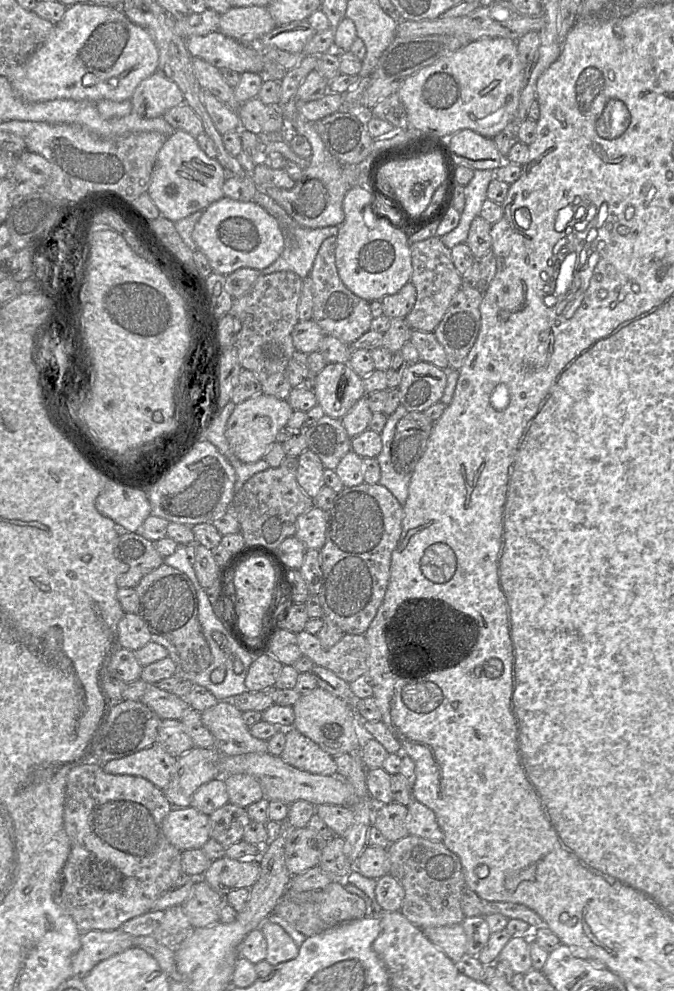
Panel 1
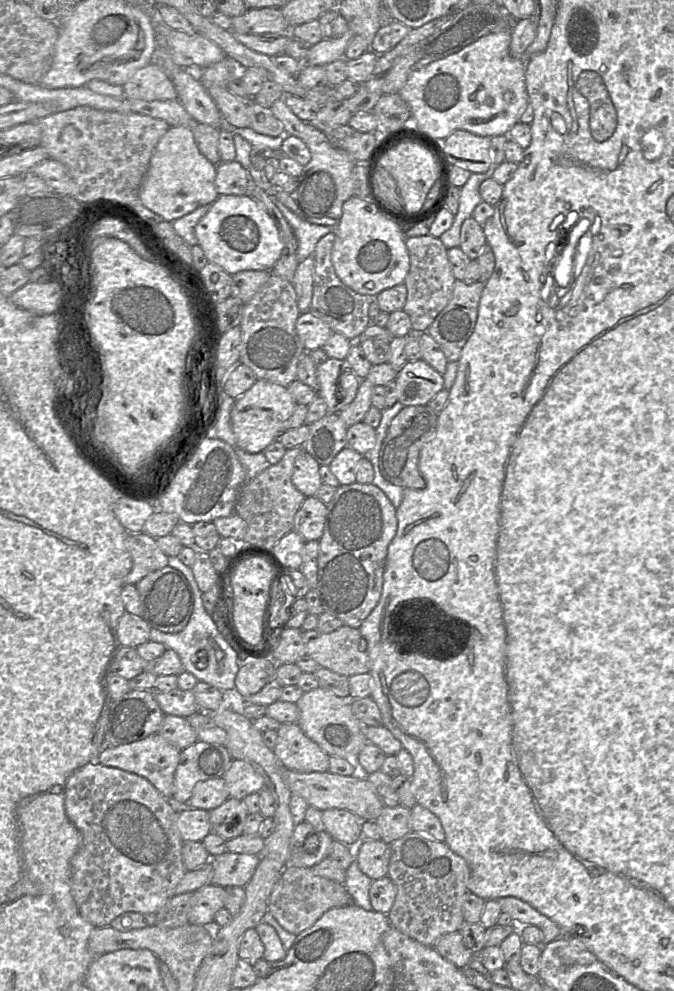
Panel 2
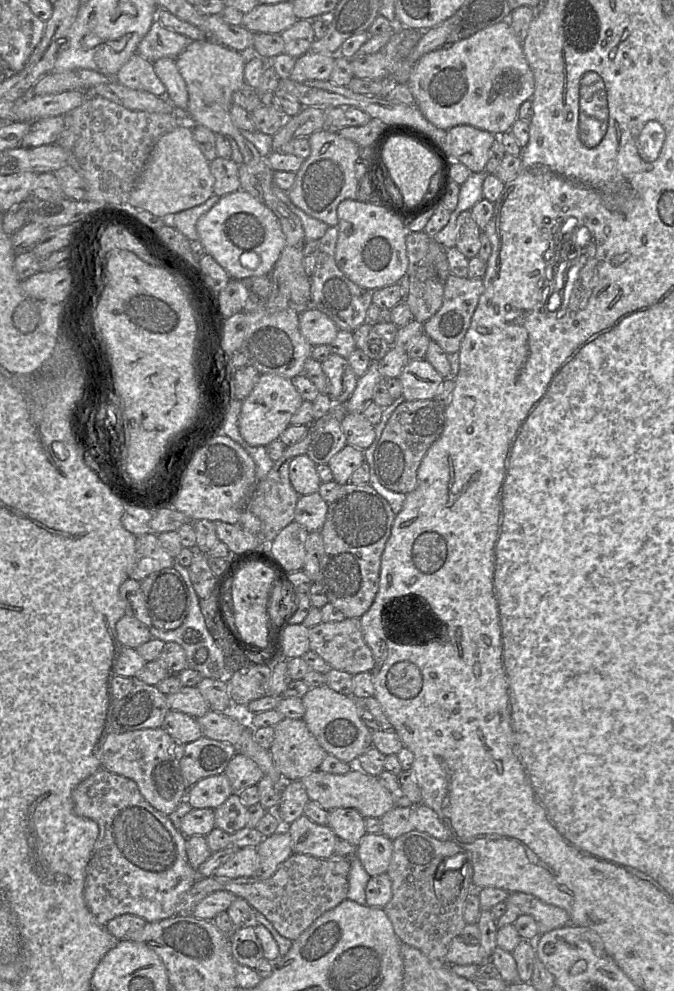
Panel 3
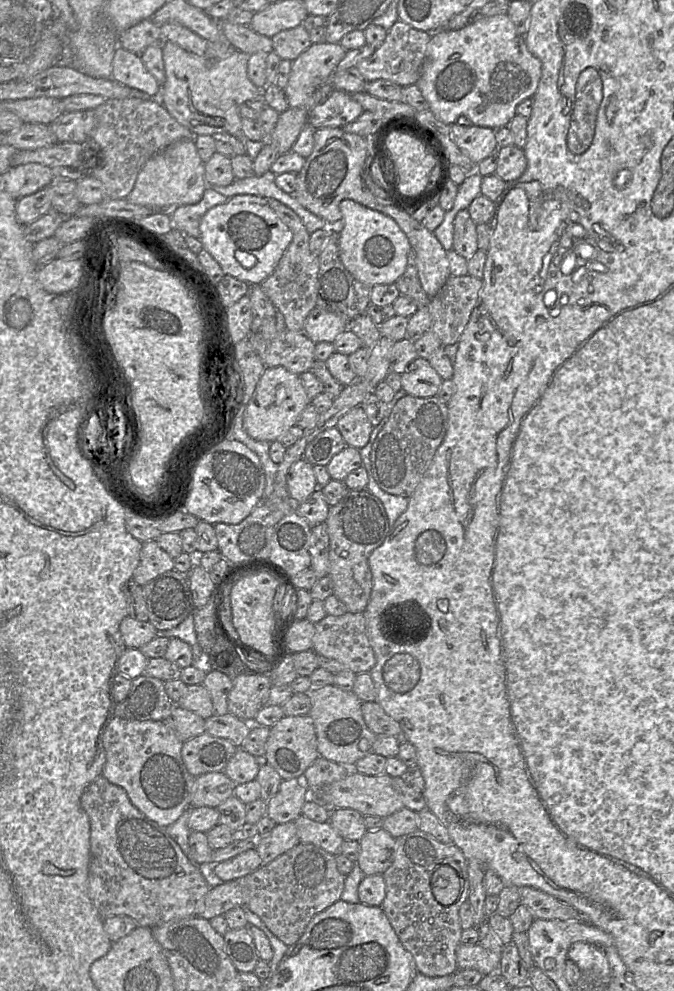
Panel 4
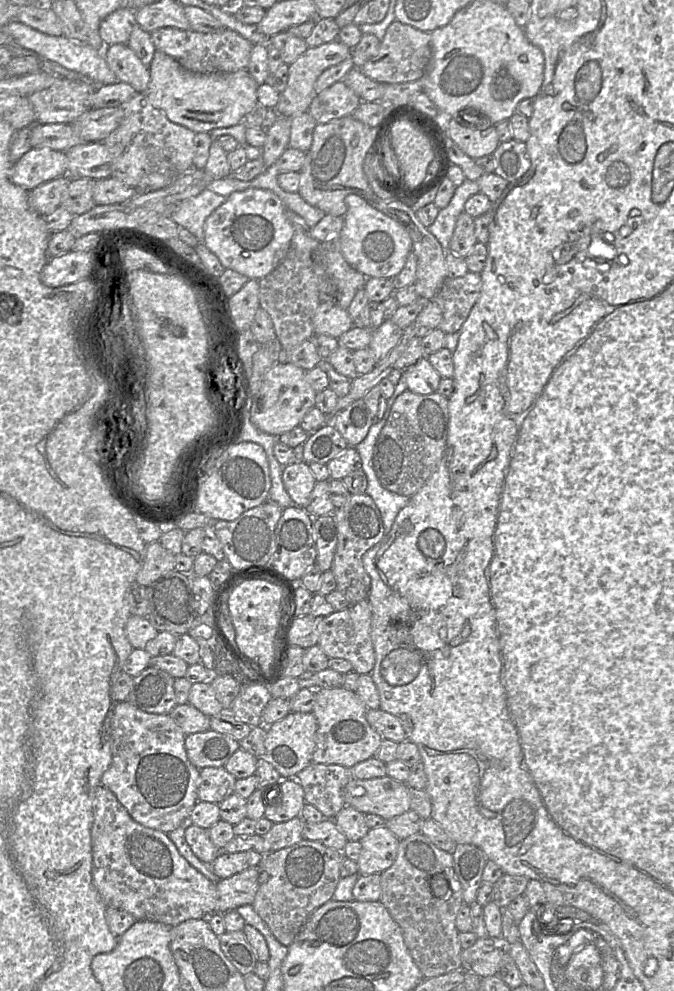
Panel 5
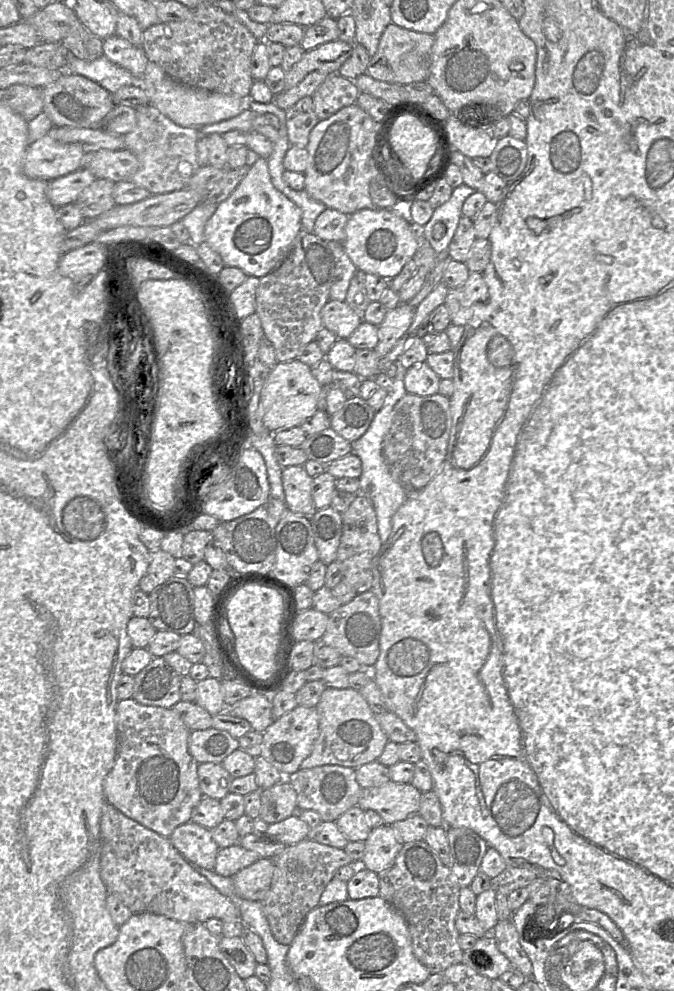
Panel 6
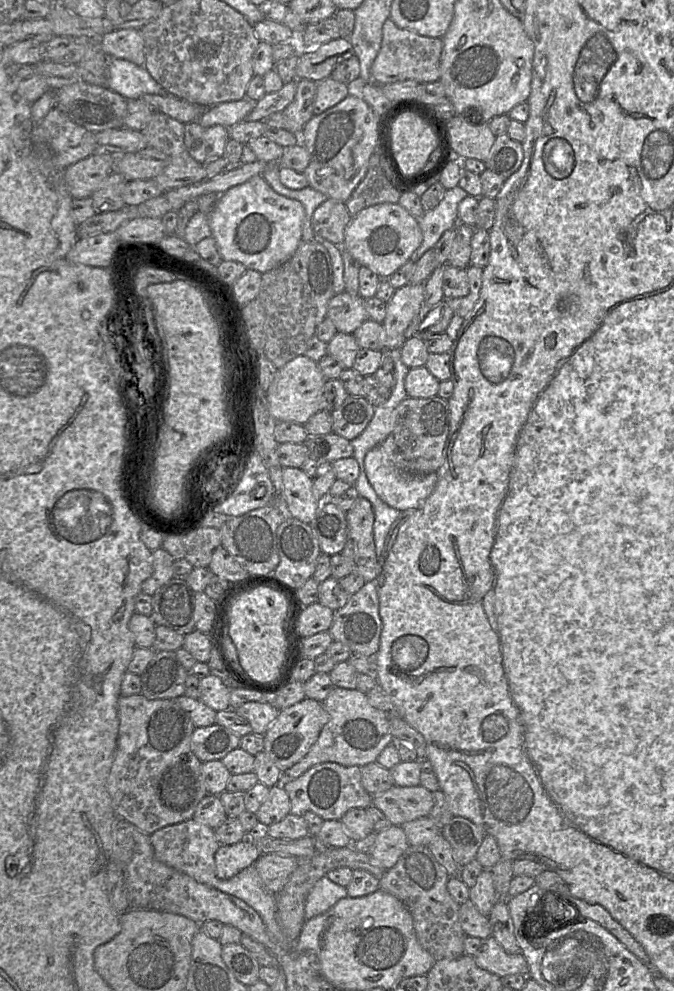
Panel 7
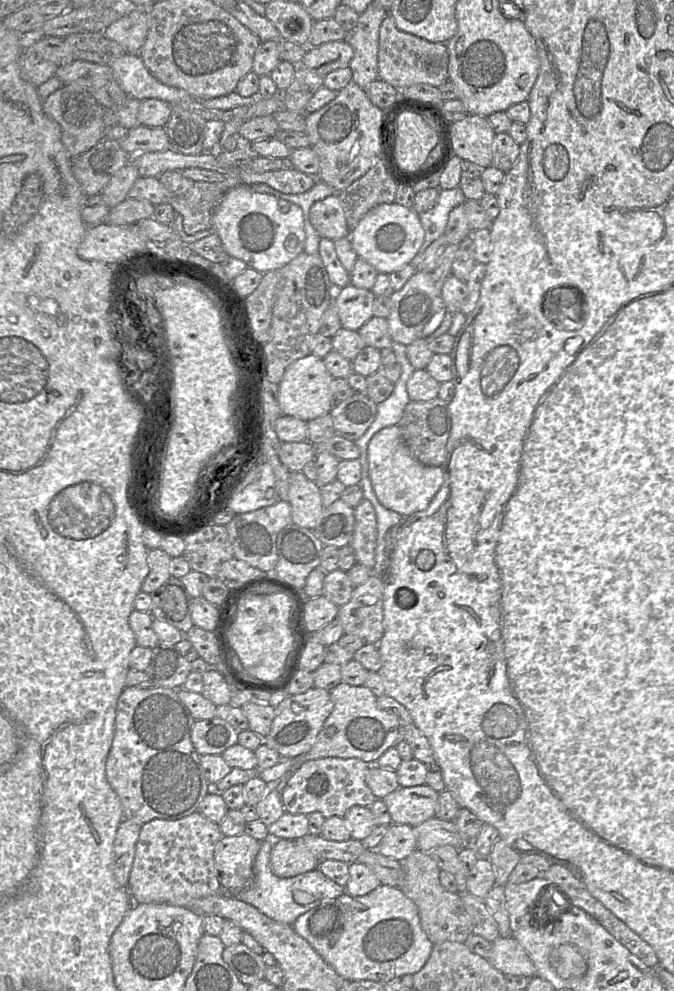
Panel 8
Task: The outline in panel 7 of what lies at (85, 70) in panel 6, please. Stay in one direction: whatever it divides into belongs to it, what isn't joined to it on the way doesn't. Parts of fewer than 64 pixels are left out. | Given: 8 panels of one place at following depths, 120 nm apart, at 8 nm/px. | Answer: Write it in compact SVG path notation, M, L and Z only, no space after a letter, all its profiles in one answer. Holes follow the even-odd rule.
M108 57L109 78L107 88L126 99L139 99L144 94L165 94L144 66L128 60Z

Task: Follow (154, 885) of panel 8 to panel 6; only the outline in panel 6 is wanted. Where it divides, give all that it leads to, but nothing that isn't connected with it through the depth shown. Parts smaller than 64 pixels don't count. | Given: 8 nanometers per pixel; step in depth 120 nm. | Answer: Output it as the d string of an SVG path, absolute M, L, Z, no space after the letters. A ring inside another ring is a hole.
M189 821L175 828L169 840L190 864L214 870L219 846L210 829Z

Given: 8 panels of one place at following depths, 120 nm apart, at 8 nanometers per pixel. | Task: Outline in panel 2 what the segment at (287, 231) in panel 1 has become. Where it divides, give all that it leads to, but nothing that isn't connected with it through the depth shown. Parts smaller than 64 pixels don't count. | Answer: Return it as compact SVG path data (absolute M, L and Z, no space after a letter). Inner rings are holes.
M269 195L277 205L285 219L292 227L298 241L298 263L312 255L317 242L326 234L334 232L334 226L324 226L307 222L286 207L275 196Z

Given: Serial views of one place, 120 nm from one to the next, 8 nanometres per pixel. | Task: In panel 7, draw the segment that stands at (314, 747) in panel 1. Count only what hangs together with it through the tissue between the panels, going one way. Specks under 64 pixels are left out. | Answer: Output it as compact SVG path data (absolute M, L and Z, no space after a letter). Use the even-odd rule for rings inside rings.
M308 697L287 708L279 709L276 719L263 735L264 751L279 769L286 771L308 753L328 720L329 714L323 702Z

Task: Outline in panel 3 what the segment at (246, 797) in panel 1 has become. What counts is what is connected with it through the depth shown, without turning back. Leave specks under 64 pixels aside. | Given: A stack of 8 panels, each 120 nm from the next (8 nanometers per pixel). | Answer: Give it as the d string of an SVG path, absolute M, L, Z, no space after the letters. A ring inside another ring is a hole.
M238 751L229 761L224 774L230 782L233 793L257 785L264 776L263 771L251 758Z

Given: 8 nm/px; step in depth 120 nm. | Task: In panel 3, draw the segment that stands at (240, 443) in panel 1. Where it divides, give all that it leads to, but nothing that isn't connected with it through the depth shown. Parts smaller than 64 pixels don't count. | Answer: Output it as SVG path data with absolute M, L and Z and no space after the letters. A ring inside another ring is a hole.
M260 374L258 382L248 397L243 400L238 419L240 435L251 446L267 446L280 438L291 425L291 418L303 402L292 379L276 374Z

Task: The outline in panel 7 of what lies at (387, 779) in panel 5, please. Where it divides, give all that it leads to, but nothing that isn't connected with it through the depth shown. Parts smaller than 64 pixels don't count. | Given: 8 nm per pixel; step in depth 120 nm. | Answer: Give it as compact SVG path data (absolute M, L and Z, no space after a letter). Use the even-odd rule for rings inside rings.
M422 785L397 786L372 795L372 805L380 809L392 825L403 825L429 816L433 793Z

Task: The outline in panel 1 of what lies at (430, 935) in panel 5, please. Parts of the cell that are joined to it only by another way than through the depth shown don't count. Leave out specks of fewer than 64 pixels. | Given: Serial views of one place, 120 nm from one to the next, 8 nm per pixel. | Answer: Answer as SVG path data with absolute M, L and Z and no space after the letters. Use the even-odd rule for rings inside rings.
M415 835L390 843L388 873L403 886L405 895L400 912L420 929L461 924L465 918L461 898L466 887L459 857L442 841L433 841Z

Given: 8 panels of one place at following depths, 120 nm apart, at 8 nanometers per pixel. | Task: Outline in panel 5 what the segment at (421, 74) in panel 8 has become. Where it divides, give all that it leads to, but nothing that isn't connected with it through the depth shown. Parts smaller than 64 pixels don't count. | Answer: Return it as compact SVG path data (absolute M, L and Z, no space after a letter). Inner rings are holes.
M397 20L392 22L381 41L378 54L360 69L368 78L379 83L404 83L420 80L431 60L431 32L423 32Z

